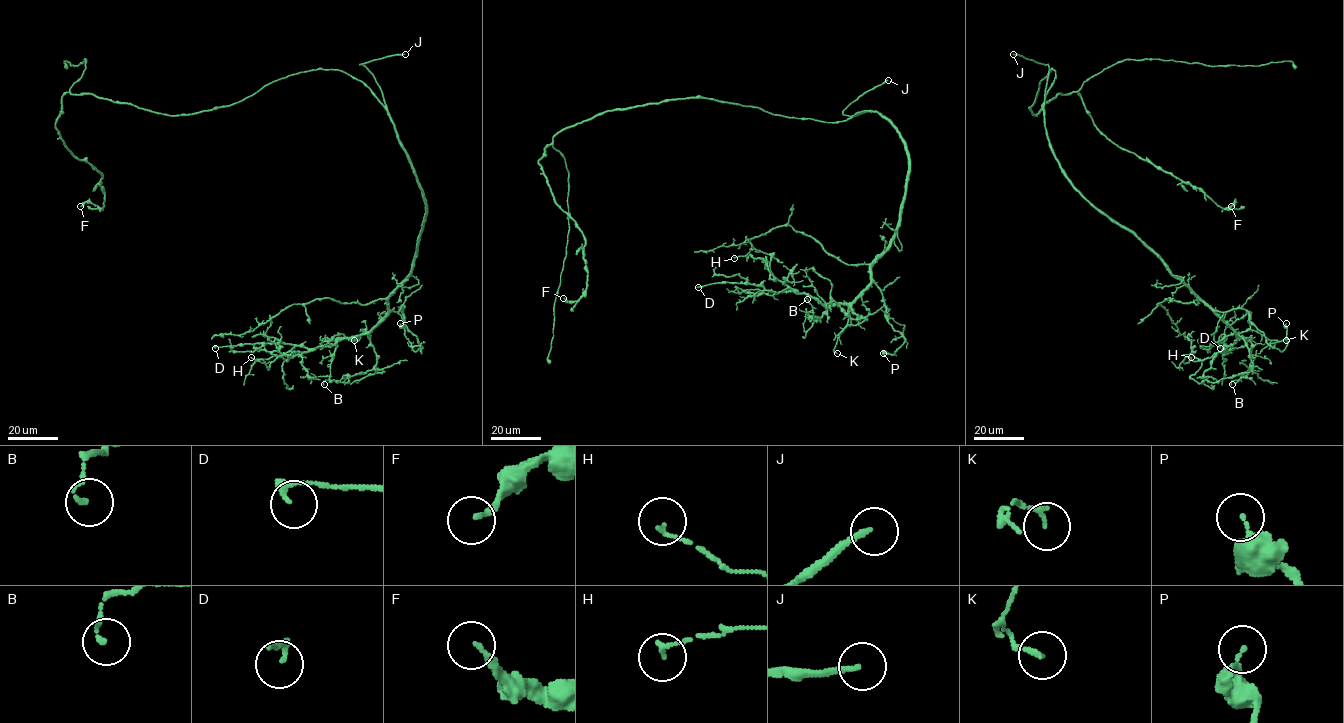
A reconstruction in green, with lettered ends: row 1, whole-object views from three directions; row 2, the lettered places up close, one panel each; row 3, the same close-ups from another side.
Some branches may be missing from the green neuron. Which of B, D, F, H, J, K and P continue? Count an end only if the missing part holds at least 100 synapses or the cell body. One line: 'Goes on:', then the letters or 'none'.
Goes on: J

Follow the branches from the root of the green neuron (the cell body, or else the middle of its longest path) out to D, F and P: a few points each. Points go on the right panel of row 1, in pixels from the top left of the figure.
D: (1055, 71), (1044, 122), (1062, 173), (1236, 333), (1225, 349), (1216, 343), (1220, 348)
F: (1055, 71), (1039, 83), (1034, 115), (1058, 93), (1077, 92), (1111, 141), (1222, 207), (1234, 201), (1231, 206)
P: (1055, 71), (1044, 122), (1068, 180), (1214, 310), (1245, 309), (1281, 351), (1286, 323)

